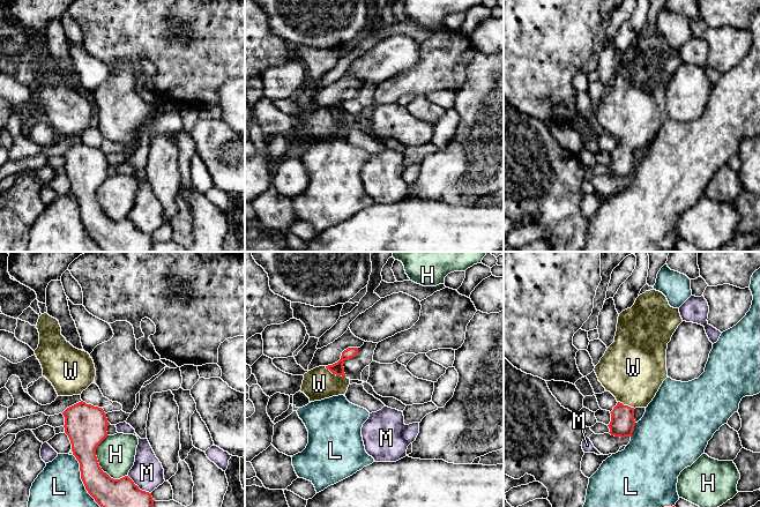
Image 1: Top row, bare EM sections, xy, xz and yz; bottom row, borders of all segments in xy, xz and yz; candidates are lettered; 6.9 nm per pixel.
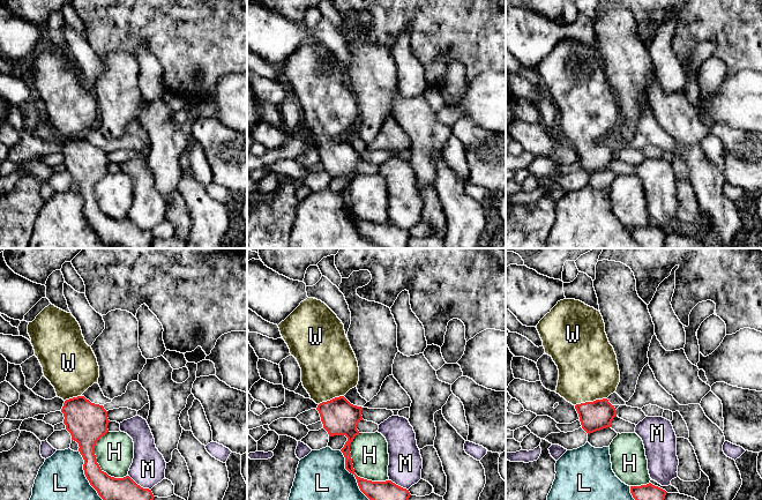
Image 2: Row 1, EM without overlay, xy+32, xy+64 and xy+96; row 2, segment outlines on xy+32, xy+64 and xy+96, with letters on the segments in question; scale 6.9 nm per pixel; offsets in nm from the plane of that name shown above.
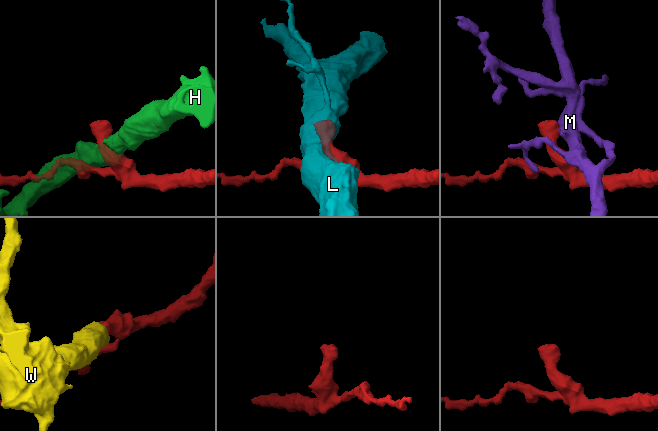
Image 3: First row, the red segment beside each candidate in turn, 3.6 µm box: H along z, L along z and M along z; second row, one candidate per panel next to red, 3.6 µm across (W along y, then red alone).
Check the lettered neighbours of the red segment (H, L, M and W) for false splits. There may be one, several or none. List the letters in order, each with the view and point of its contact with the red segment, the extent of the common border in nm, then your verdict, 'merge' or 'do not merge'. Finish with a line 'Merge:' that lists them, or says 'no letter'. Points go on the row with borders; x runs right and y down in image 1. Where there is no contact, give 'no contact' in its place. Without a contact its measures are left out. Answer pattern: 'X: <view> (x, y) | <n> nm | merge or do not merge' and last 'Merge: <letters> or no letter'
H: xy (97, 461) | 320 nm | do not merge
L: xy (82, 481) | 420 nm | do not merge
M: xy (138, 487) | 220 nm | do not merge
W: xz (335, 373) | 170 nm | merge
Merge: W

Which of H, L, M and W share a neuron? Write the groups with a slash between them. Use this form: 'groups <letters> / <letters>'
groups H / L / M / W

